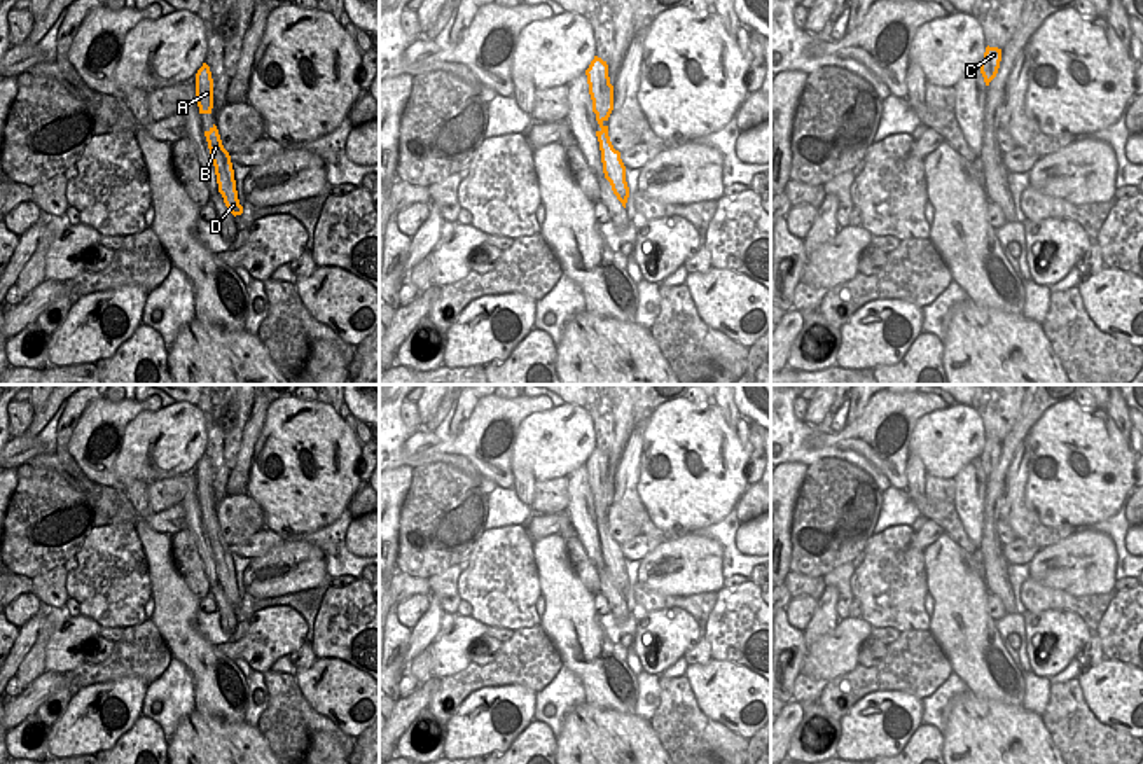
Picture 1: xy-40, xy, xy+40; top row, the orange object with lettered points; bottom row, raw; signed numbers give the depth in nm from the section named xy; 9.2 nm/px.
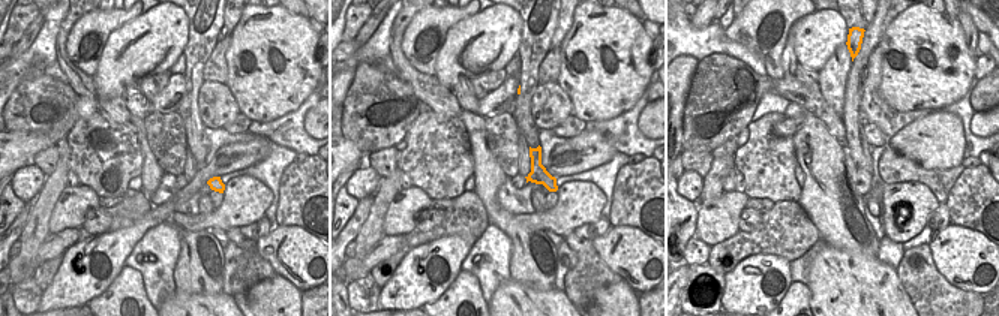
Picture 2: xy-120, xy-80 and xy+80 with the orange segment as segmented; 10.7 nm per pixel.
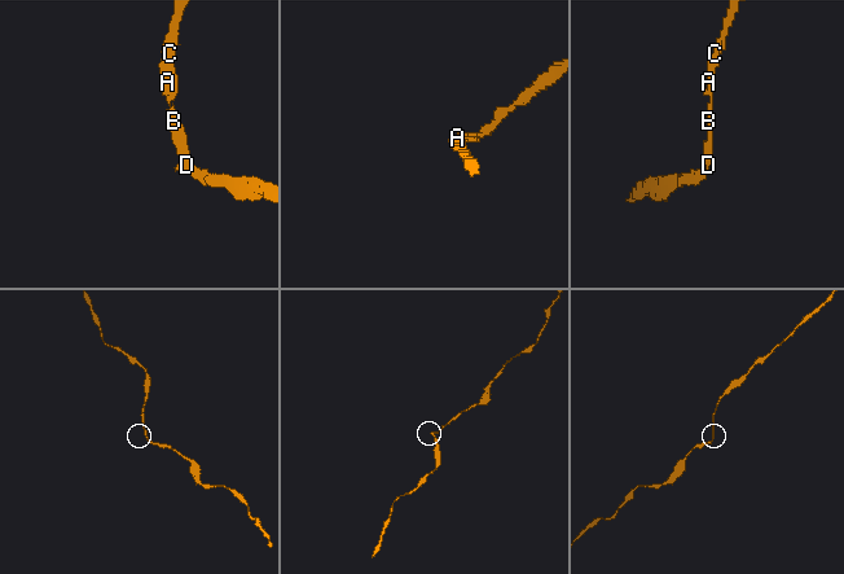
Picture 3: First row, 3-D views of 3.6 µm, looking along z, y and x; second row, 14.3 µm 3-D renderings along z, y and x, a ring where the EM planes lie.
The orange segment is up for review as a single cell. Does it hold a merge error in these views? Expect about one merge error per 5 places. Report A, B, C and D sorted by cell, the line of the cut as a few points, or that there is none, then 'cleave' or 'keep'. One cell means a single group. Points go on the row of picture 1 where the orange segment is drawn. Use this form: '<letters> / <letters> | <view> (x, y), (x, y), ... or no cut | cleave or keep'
A B C D | no cut | keep

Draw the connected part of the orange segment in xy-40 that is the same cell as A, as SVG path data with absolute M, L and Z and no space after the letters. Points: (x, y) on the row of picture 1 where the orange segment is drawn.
M203 63L203 66L196 73L196 96L199 114L211 114L213 108L213 79L210 66Z

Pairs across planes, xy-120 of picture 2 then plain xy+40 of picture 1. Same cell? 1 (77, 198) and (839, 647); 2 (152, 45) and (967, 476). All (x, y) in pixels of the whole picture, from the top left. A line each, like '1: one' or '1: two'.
1: one
2: two

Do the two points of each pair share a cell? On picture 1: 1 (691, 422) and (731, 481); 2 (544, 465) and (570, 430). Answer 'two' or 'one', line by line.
1: one
2: one

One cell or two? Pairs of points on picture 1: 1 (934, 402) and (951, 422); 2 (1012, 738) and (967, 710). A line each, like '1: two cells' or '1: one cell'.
1: two cells
2: one cell

